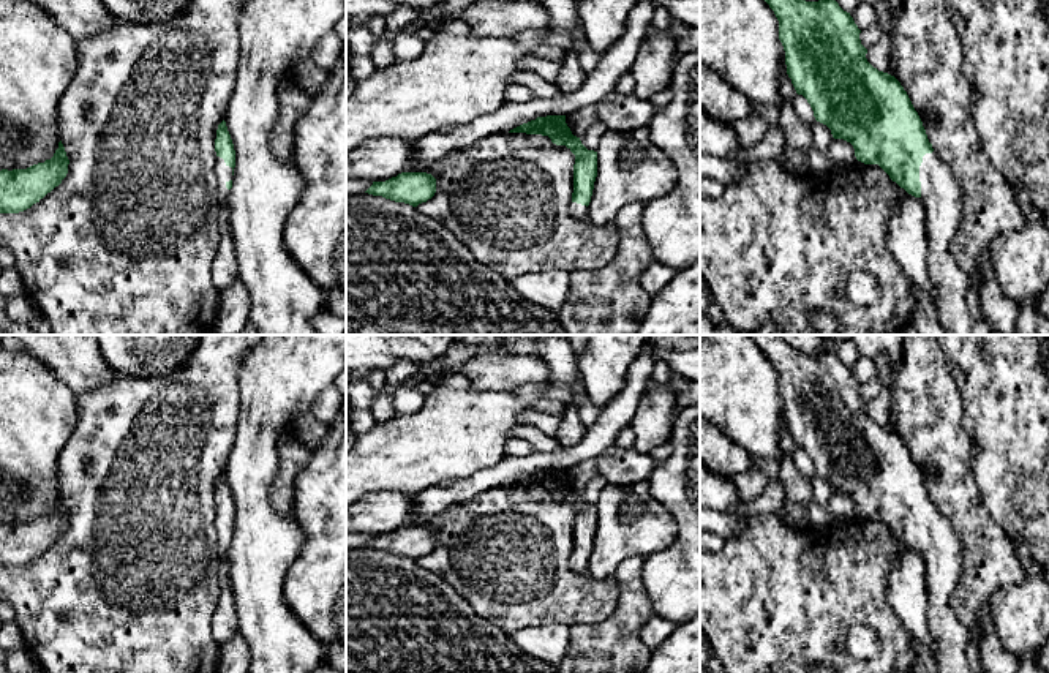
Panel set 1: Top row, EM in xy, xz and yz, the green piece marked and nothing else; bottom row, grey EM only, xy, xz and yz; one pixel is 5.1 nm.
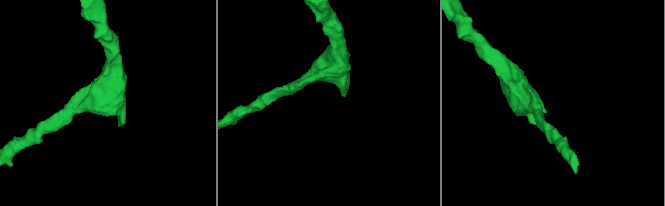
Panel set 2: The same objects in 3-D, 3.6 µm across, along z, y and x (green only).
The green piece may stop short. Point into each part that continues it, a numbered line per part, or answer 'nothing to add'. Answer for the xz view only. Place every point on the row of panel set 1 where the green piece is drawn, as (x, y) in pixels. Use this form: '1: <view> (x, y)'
1: xz (577, 210)

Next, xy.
1: xy (223, 172)

